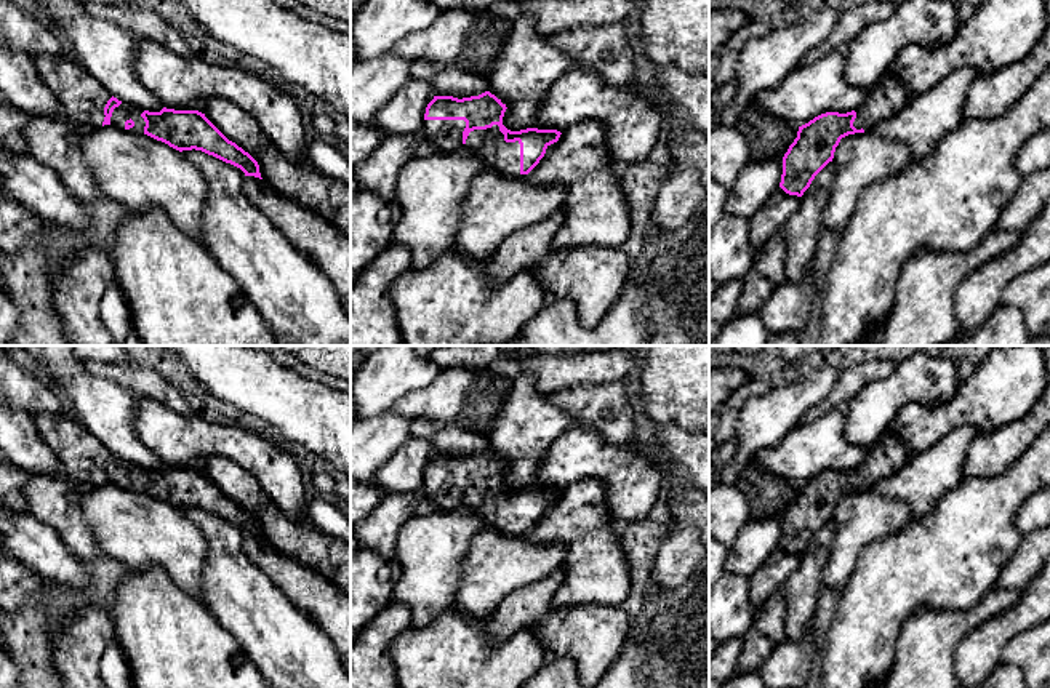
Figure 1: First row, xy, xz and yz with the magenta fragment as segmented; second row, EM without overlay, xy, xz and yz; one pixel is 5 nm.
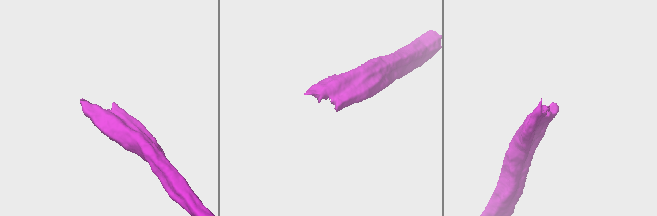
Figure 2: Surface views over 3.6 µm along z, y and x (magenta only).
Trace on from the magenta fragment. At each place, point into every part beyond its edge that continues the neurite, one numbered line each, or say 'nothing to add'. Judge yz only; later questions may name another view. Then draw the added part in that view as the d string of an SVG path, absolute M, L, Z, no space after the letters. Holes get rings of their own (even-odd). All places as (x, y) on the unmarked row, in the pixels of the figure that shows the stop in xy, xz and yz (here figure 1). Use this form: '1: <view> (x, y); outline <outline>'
1: yz (887, 455); outline M885 432L869 448L860 467L853 485L856 488L872 490L880 480L896 474L911 458L909 450L893 434Z

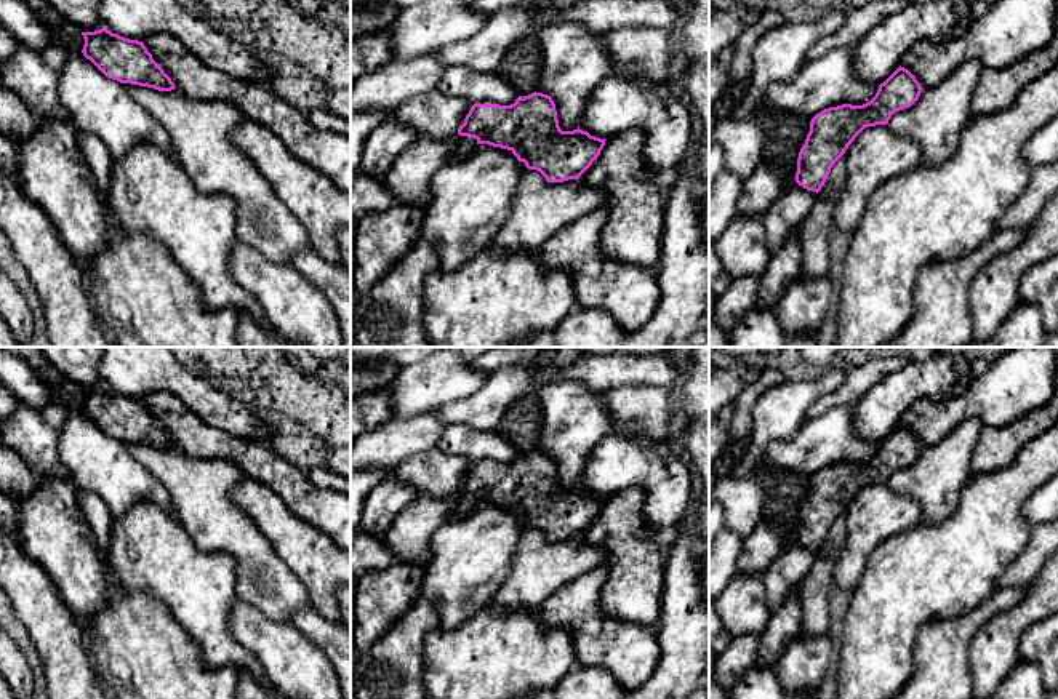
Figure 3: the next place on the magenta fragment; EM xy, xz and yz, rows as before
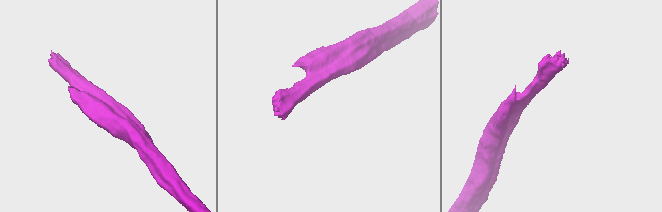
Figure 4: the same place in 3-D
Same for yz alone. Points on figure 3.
nothing to add

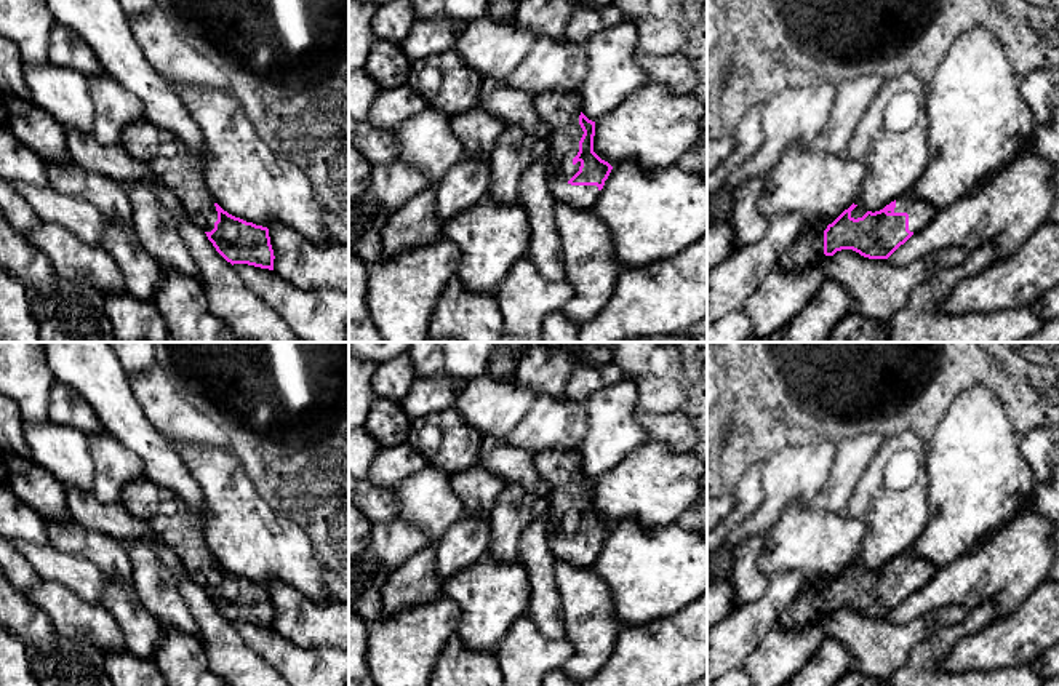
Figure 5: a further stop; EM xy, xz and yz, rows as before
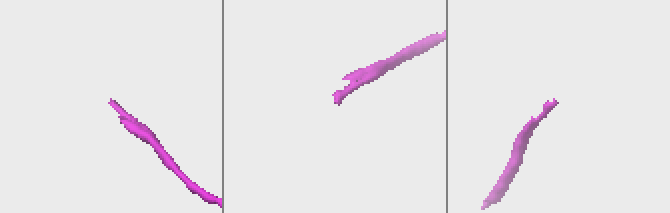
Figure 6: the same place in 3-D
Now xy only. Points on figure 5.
1: xy (173, 522); outline M146 477L123 488L122 505L150 524L155 537L179 556L190 580L203 590L214 587L216 560L206 544L197 510Z

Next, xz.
1: xz (559, 469); outline M541 451L534 454L539 475L550 485L545 513L547 542L557 561L566 561L576 568L589 568L600 552L597 544L571 544L568 539L579 529L573 516L579 510L584 493L579 483L581 461L573 453Z

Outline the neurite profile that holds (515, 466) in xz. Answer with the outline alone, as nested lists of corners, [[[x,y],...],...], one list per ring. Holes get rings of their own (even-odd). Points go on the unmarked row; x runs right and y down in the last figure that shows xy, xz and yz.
[[[483,437],[477,465],[507,485],[518,485],[537,496],[550,494],[550,485],[536,469],[534,454],[510,445],[507,437]]]

